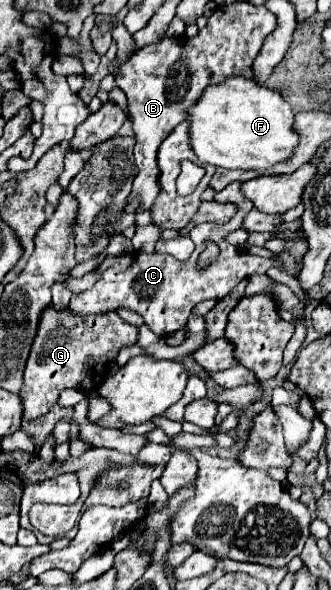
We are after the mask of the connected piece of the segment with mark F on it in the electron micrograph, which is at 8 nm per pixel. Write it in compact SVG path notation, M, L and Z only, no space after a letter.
M227 77L223 83L209 85L205 93L187 109L189 121L189 145L201 163L225 169L269 169L279 161L291 157L293 147L299 143L299 135L293 131L293 111L287 101L273 89L267 89L253 79Z

